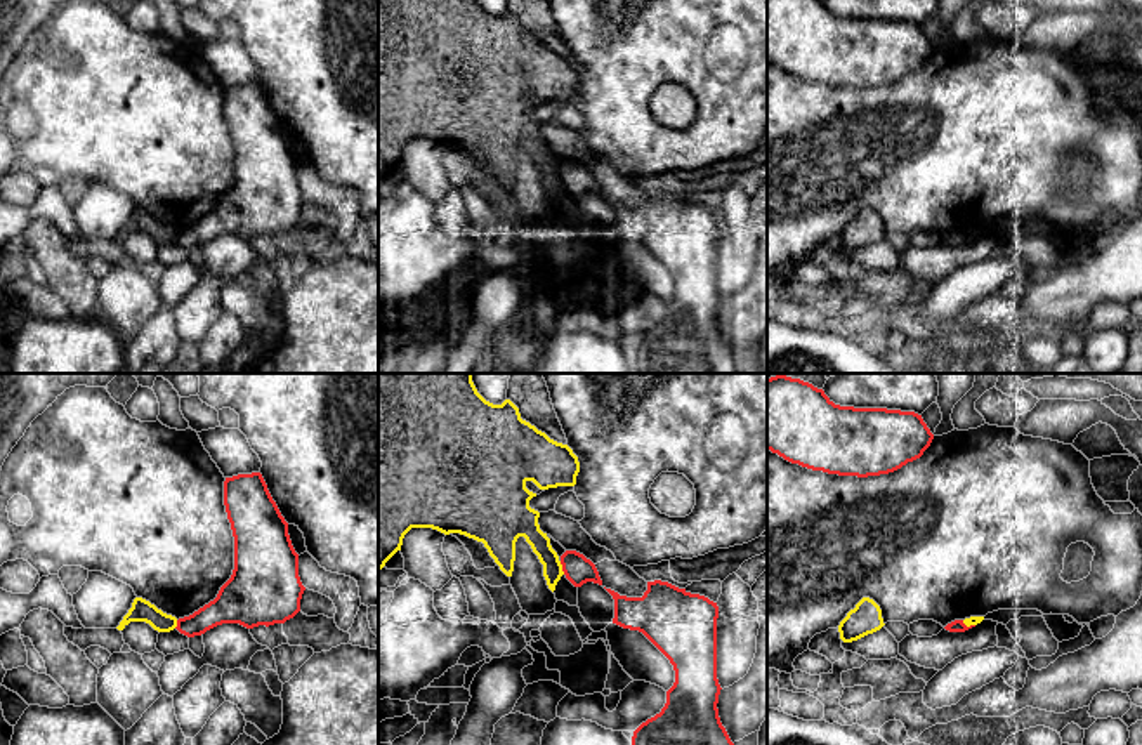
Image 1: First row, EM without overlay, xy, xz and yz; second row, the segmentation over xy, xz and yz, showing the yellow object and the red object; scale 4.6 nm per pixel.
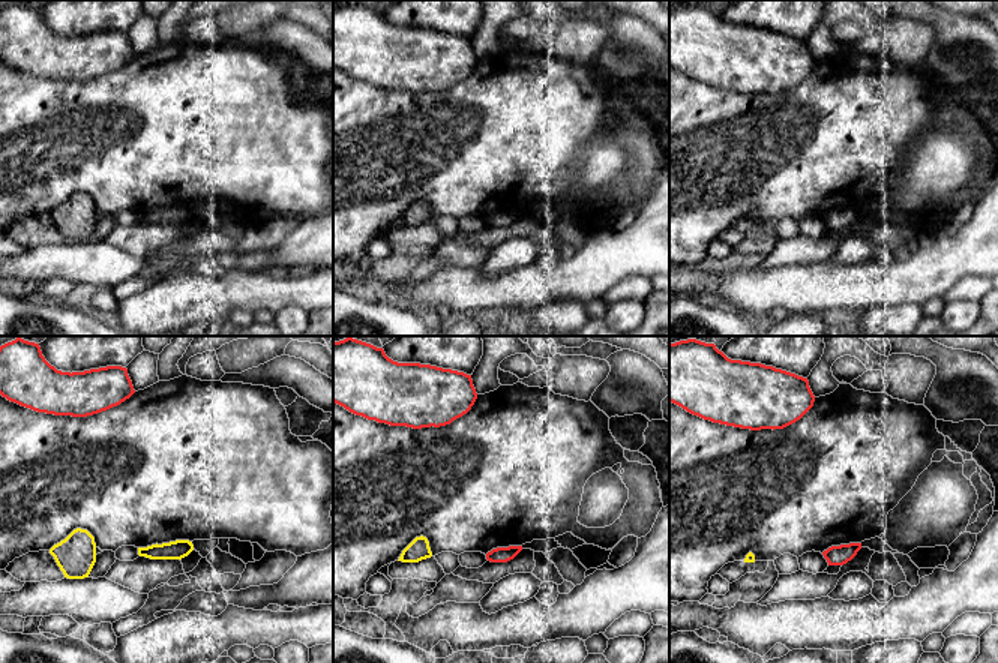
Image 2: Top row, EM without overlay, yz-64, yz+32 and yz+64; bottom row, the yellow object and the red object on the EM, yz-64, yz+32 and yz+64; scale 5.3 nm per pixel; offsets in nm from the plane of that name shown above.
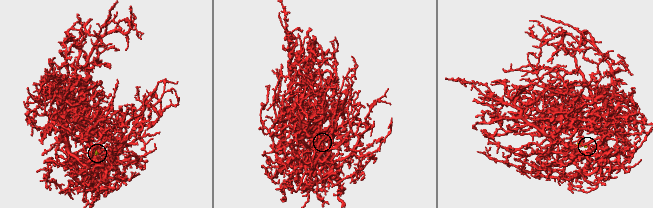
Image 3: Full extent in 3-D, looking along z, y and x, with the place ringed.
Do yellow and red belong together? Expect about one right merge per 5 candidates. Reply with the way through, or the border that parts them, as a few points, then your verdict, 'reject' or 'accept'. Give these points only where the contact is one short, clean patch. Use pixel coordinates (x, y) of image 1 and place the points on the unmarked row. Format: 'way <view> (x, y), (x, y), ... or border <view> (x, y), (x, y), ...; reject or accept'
border xz (559, 172), (564, 184); reject

